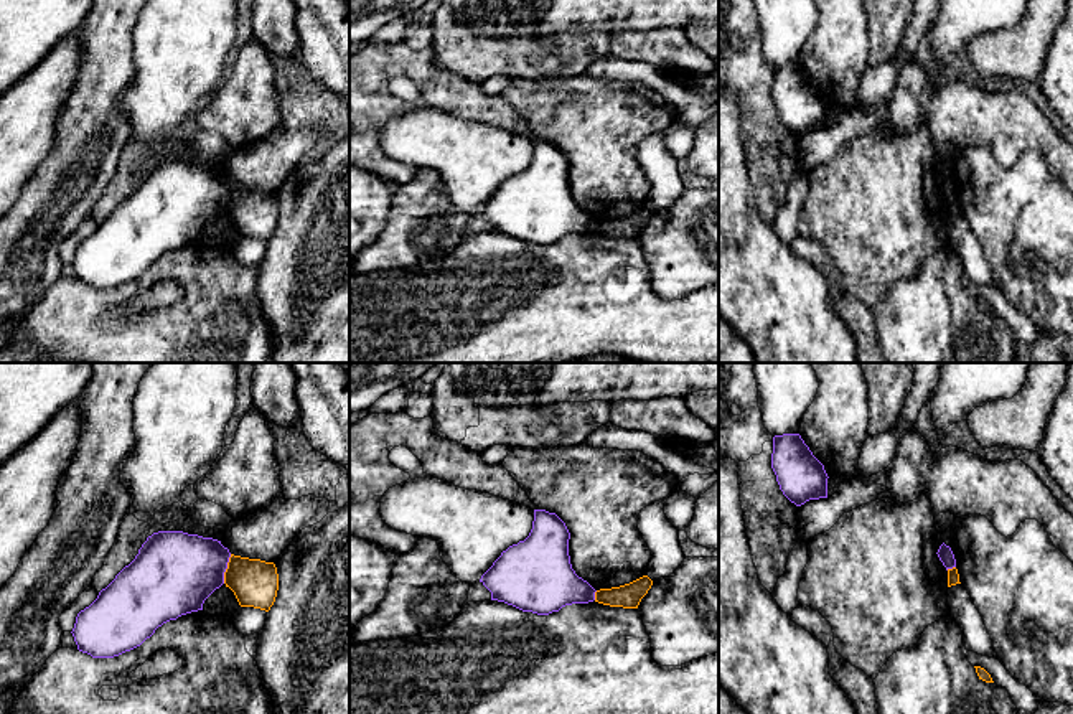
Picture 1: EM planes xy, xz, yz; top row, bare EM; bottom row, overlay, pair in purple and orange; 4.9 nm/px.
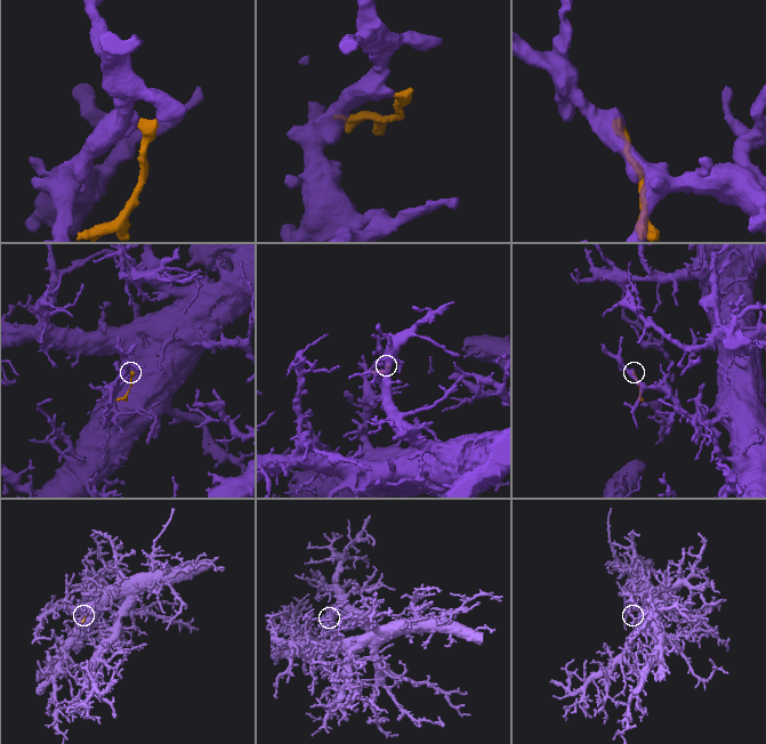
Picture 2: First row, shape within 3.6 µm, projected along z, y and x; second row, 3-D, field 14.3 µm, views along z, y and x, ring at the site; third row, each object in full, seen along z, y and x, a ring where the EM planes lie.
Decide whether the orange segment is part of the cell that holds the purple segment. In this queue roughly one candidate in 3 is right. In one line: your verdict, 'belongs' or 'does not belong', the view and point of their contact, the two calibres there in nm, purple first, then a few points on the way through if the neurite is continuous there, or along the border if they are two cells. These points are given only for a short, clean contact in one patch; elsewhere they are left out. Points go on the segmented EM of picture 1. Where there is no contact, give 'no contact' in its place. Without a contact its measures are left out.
does not belong; contact xy (226, 568); calibres 400 and 220 nm; border xy (231, 554), (223, 582)

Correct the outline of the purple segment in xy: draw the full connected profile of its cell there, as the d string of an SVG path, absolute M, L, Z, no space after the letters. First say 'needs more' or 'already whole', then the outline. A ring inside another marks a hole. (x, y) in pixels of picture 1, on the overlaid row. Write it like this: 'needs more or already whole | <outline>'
already whole | M158 531L147 538L135 559L76 617L77 650L92 658L114 658L140 646L158 627L203 610L204 600L224 584L231 552L213 538Z

